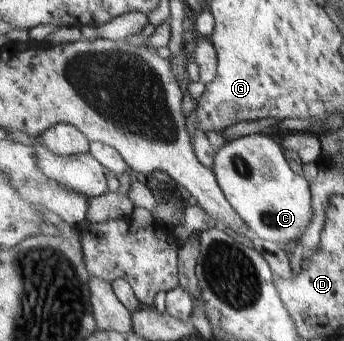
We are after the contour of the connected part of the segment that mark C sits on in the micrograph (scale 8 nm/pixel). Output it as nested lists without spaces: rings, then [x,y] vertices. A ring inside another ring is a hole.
[[[272,134],[246,135],[227,142],[215,151],[211,168],[214,170],[217,182],[225,193],[227,200],[245,219],[251,231],[255,232],[262,240],[281,243],[284,250],[289,253],[295,242],[306,234],[315,212],[311,180],[299,176],[291,170],[287,158],[285,158],[282,144],[273,140]]]

